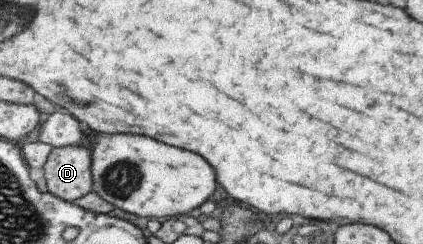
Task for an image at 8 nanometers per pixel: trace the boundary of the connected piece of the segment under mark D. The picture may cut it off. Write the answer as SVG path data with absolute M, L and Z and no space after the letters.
M89 147L53 148L43 165L47 192L62 201L75 202L93 191Z

